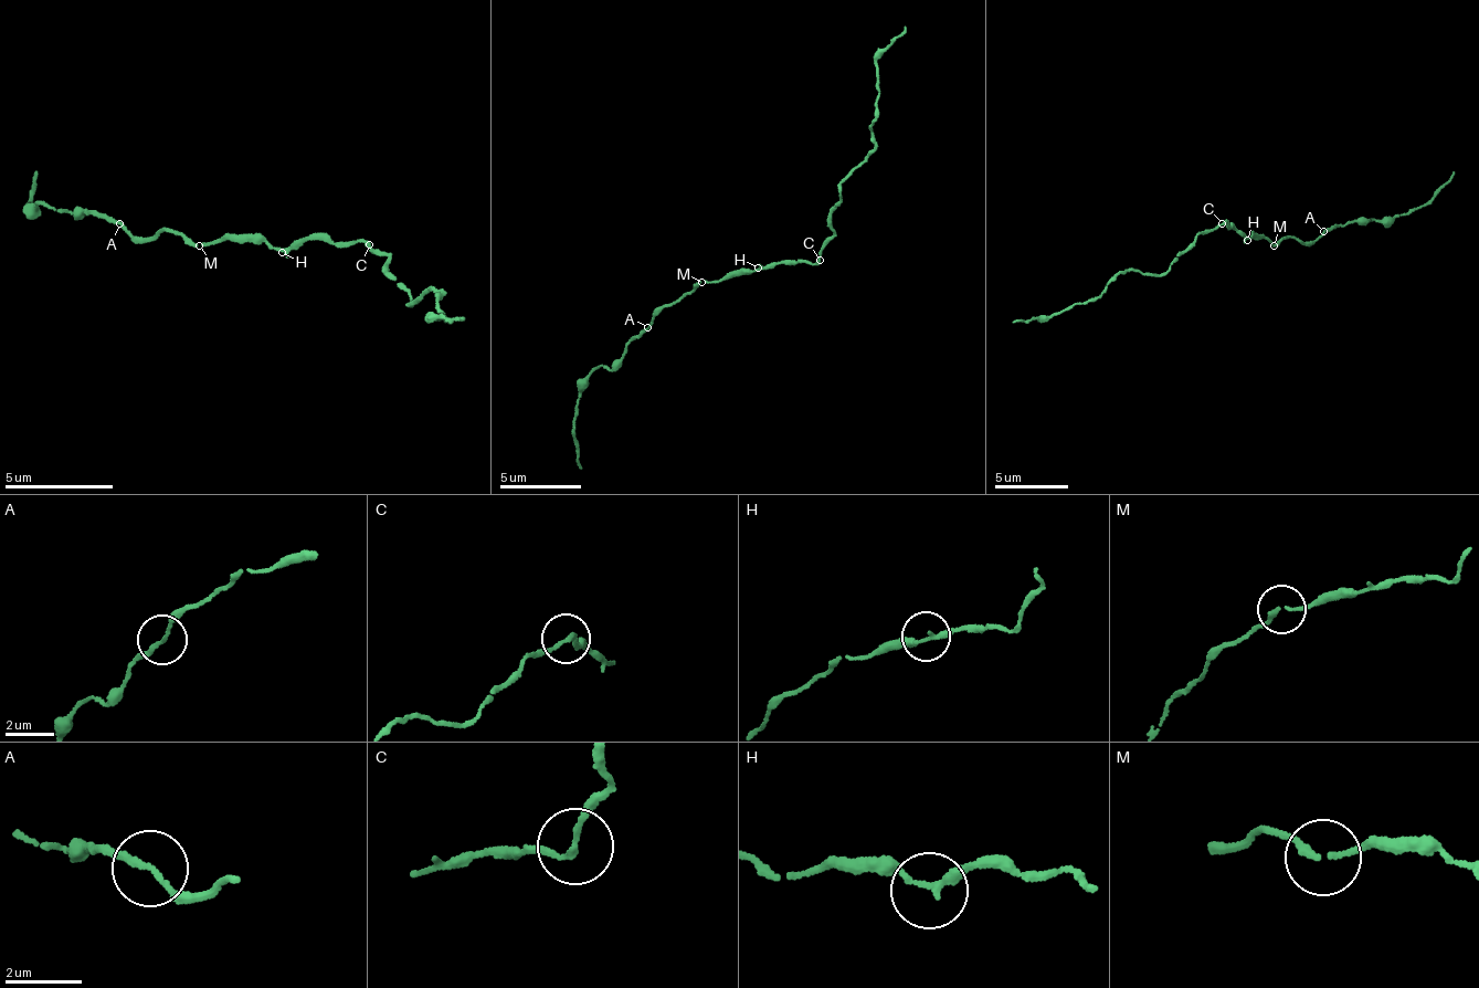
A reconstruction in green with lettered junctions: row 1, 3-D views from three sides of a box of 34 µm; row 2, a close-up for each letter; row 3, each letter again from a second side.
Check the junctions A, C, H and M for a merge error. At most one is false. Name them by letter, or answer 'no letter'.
no letter

